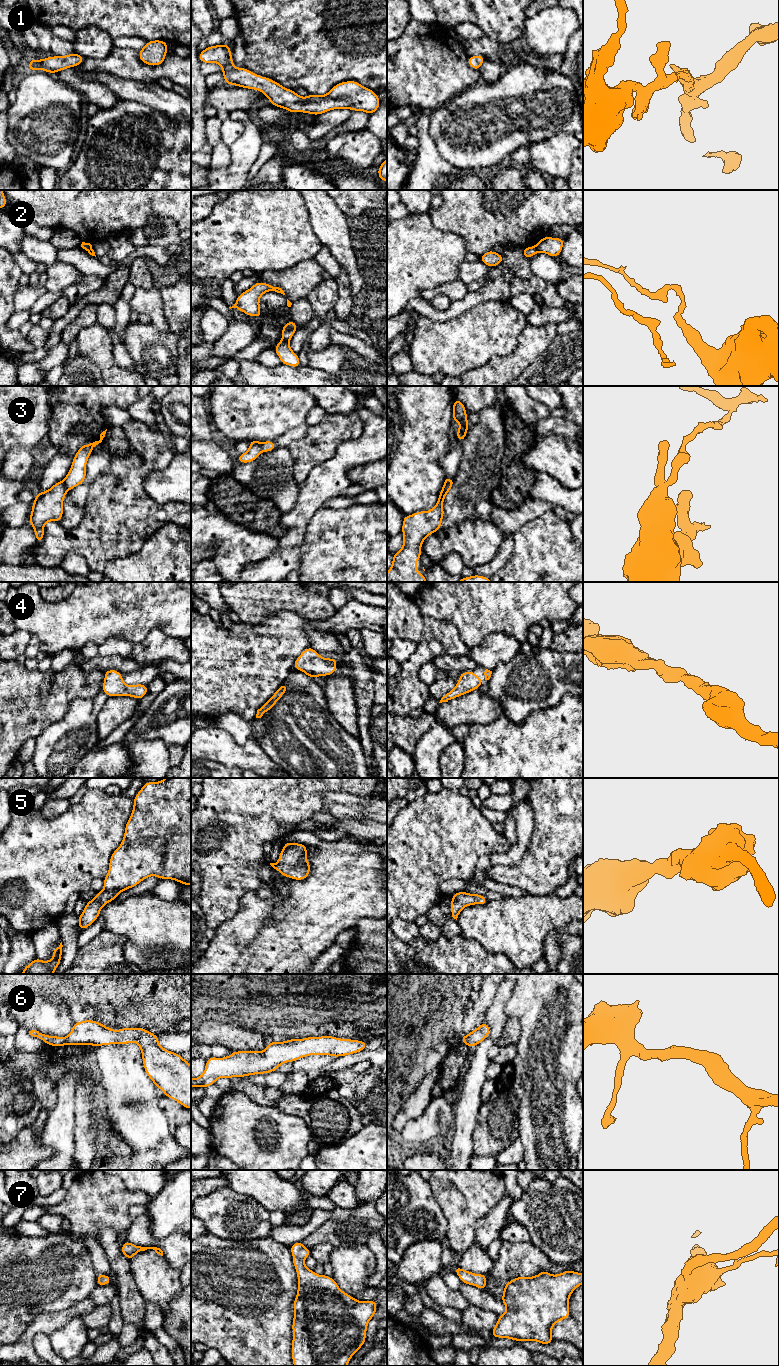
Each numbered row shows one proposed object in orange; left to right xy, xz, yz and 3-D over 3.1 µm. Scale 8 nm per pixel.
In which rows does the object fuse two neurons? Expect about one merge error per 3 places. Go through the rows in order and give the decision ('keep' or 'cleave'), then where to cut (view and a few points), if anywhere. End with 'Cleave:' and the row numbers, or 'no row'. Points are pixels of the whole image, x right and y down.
1: keep | no cut
2: cleave | xz (282, 338), (288, 342)
3: cleave | xy (63, 481), (68, 489)
4: keep | no cut
5: keep | no cut
6: keep | no cut
7: keep | no cut
Cleave: 2, 3

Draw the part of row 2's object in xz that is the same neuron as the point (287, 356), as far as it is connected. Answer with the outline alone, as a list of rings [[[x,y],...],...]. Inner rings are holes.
[[[281,340],[275,347],[274,350],[278,357],[280,358],[282,364],[291,367],[299,367],[301,365],[299,361],[299,356],[293,352],[290,348],[289,342]]]

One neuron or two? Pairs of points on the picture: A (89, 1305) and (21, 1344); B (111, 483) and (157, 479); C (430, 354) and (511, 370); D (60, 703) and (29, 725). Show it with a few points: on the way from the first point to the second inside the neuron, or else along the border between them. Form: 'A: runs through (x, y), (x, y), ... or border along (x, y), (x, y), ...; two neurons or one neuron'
A: runs through (72, 1311), (62, 1318), (45, 1322), (36, 1327); one neuron
B: border along (164, 468), (150, 470), (143, 481), (155, 501); two neurons
C: border along (506, 356), (493, 356), (486, 363), (462, 374); two neurons
D: runs through (52, 705), (37, 720); one neuron

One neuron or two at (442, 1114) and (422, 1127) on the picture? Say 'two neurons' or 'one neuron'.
one neuron

